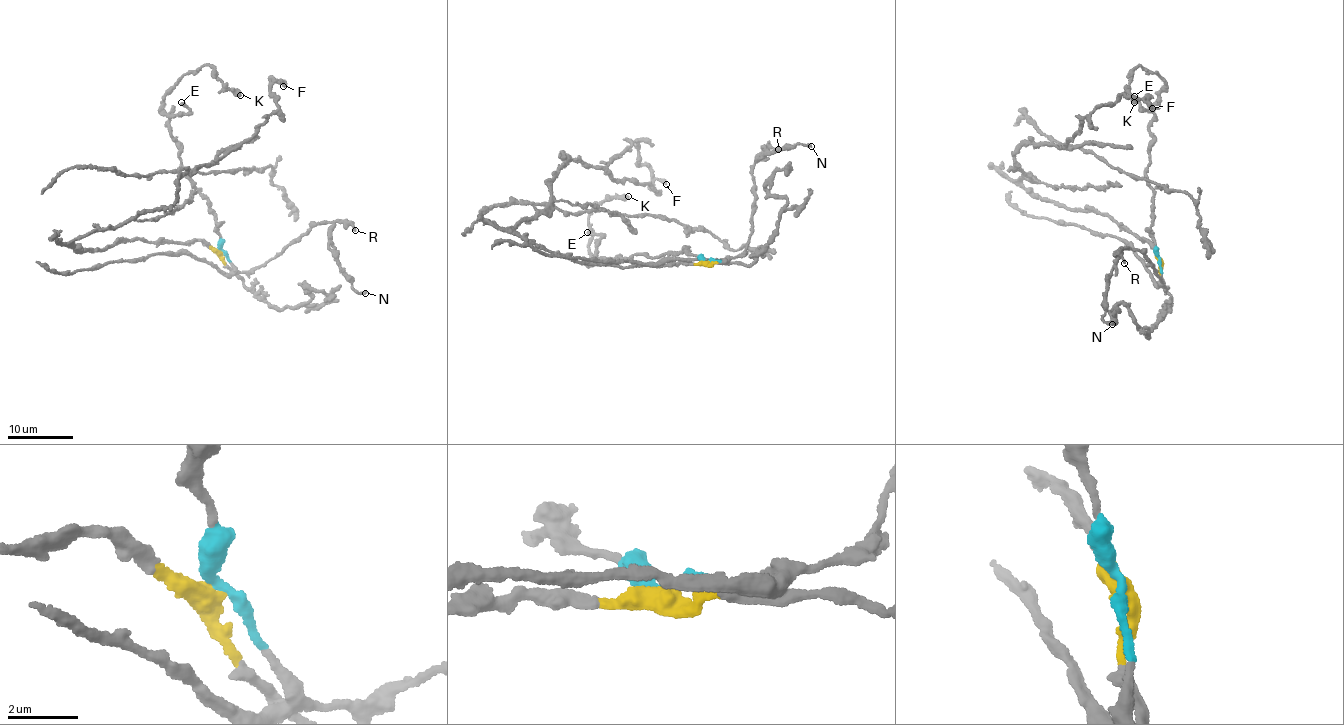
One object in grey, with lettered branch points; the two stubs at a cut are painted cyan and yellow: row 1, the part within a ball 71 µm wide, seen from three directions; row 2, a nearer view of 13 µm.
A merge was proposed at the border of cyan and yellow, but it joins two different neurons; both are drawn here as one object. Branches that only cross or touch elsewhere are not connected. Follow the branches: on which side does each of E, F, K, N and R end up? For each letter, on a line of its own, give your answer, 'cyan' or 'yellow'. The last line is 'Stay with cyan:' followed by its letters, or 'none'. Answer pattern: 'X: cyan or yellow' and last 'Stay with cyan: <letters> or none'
E: cyan
F: yellow
K: cyan
N: cyan
R: cyan
Stay with cyan: E, K, N, R

